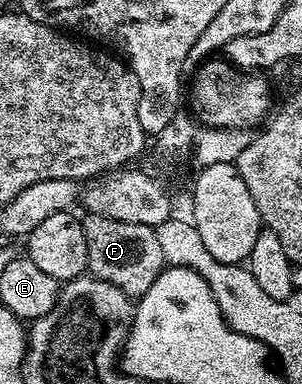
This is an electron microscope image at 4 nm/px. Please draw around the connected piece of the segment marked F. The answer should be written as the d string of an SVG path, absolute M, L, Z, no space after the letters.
M85 213L82 221L86 232L87 273L109 282L133 300L140 299L166 268L162 248L158 245L156 227L112 220L91 213Z

